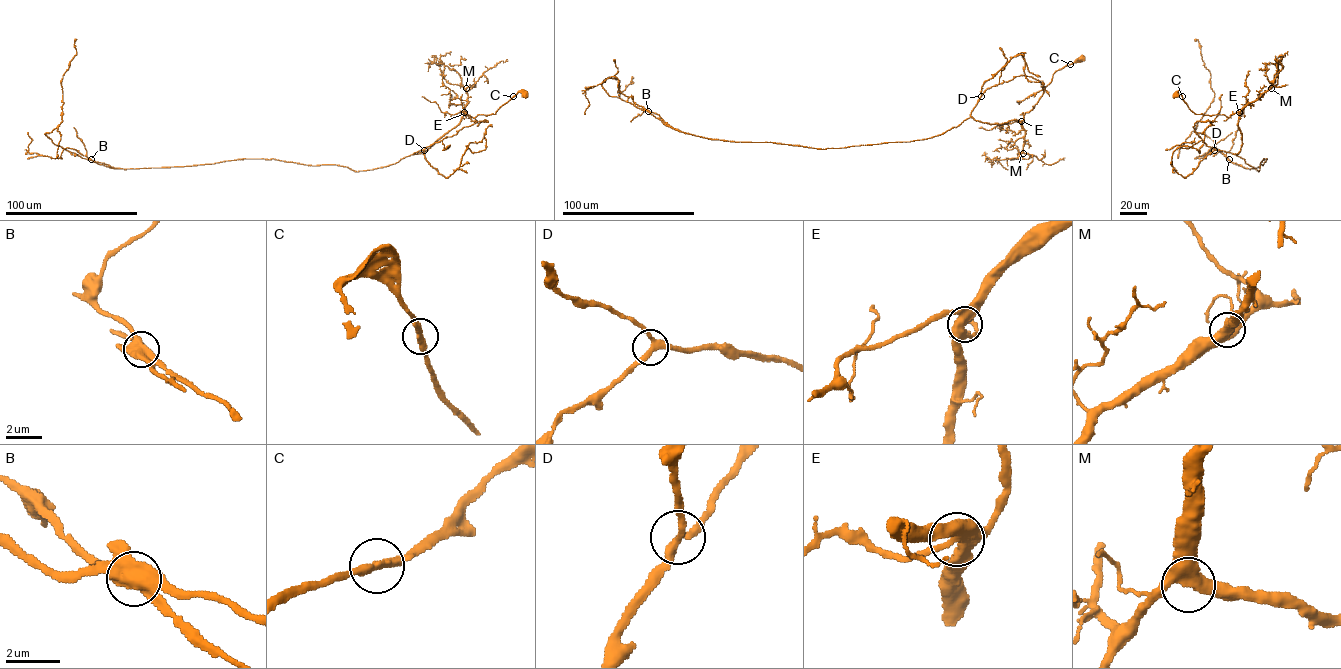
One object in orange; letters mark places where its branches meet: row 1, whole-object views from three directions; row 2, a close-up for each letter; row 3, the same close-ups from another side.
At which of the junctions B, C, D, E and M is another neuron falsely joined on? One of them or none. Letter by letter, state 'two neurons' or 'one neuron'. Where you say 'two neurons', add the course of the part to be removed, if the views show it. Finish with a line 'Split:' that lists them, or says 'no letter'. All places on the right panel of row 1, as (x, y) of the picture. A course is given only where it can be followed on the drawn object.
B: one neuron
C: one neuron
D: one neuron
E: one neuron
M: one neuron
Split: no letter

